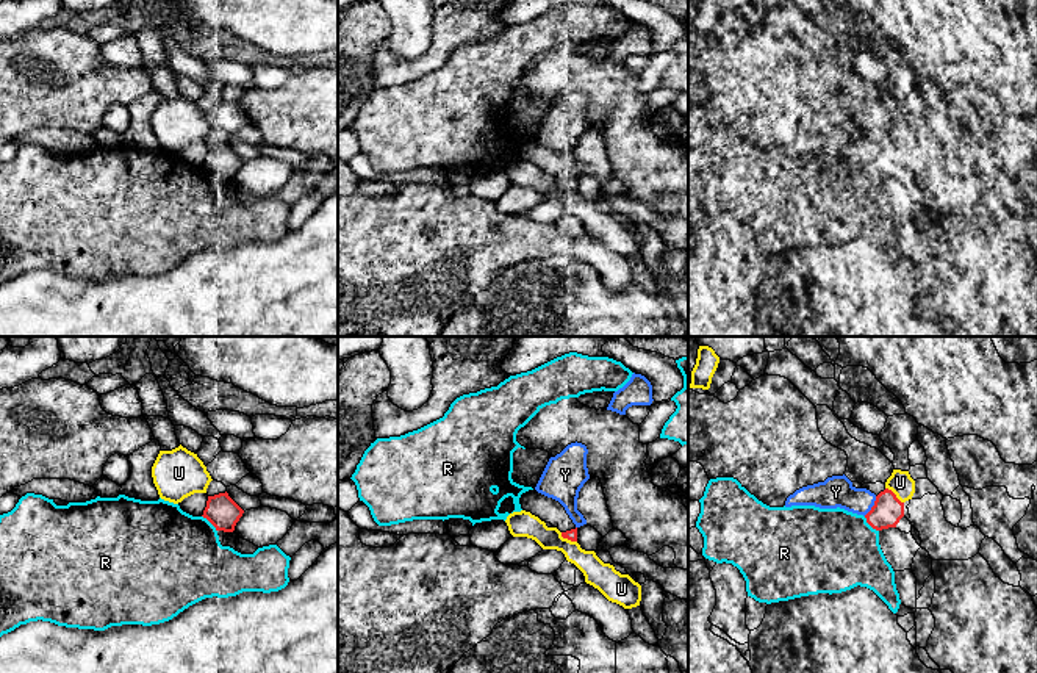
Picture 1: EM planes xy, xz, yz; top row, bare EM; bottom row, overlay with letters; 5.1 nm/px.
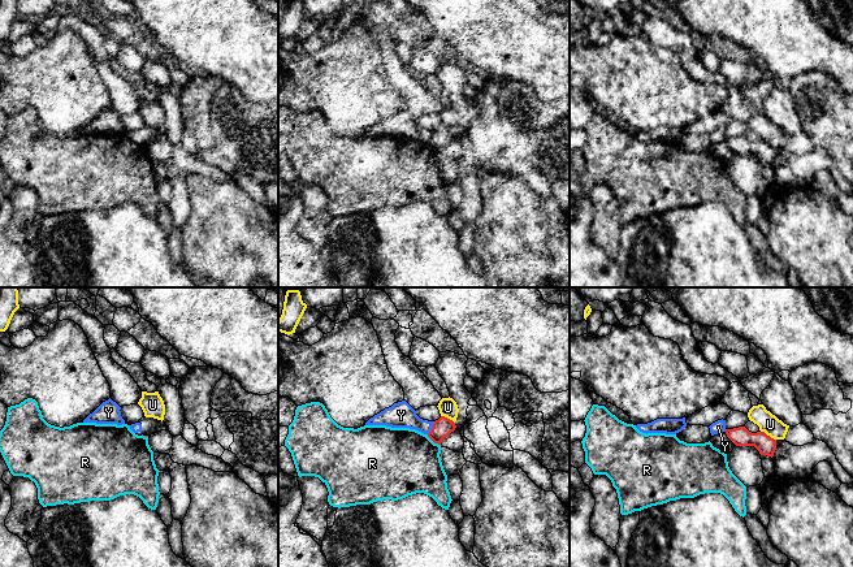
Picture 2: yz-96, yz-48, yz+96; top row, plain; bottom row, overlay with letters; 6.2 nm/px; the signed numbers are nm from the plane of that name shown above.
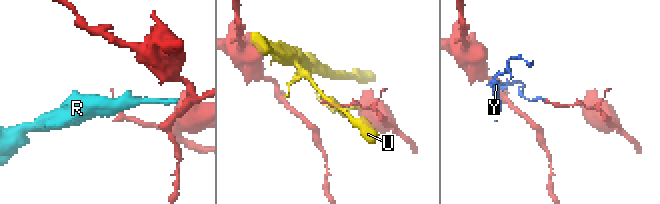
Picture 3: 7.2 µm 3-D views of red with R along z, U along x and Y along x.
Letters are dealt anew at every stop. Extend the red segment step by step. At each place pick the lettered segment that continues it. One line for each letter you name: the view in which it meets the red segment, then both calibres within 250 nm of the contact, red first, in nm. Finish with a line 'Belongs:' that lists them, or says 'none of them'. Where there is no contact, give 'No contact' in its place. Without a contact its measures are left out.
Y: Touches red in yz. Thickness 160 nm (red) against 160 nm
Belongs: Y

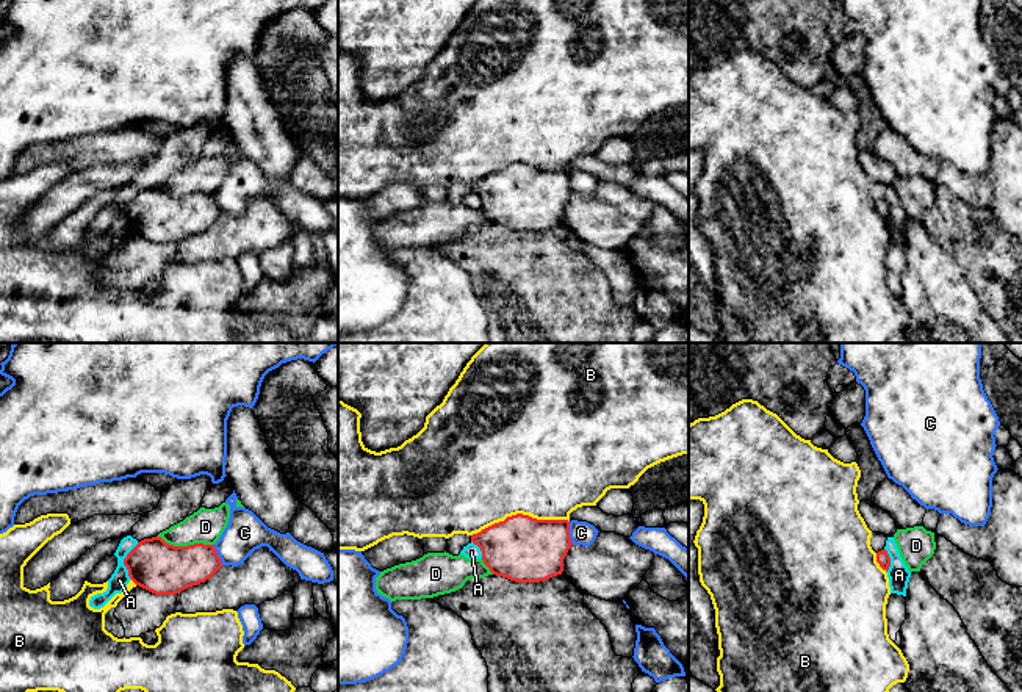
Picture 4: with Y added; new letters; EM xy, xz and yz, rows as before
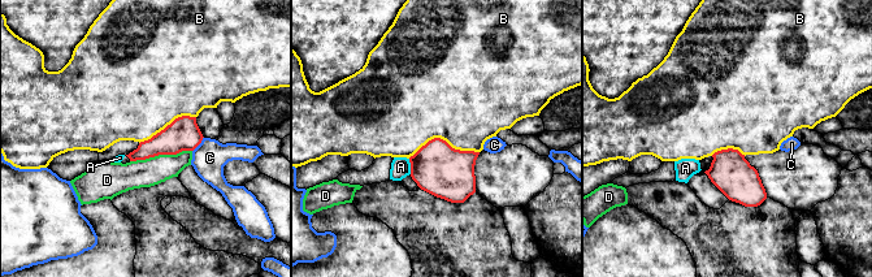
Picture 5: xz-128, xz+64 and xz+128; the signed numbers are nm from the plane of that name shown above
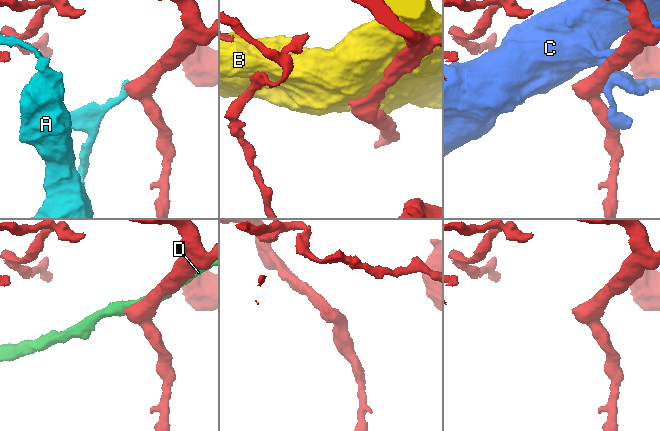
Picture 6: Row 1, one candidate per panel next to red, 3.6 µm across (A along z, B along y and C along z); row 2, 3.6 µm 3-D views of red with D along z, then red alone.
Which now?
Belongs: none of them

